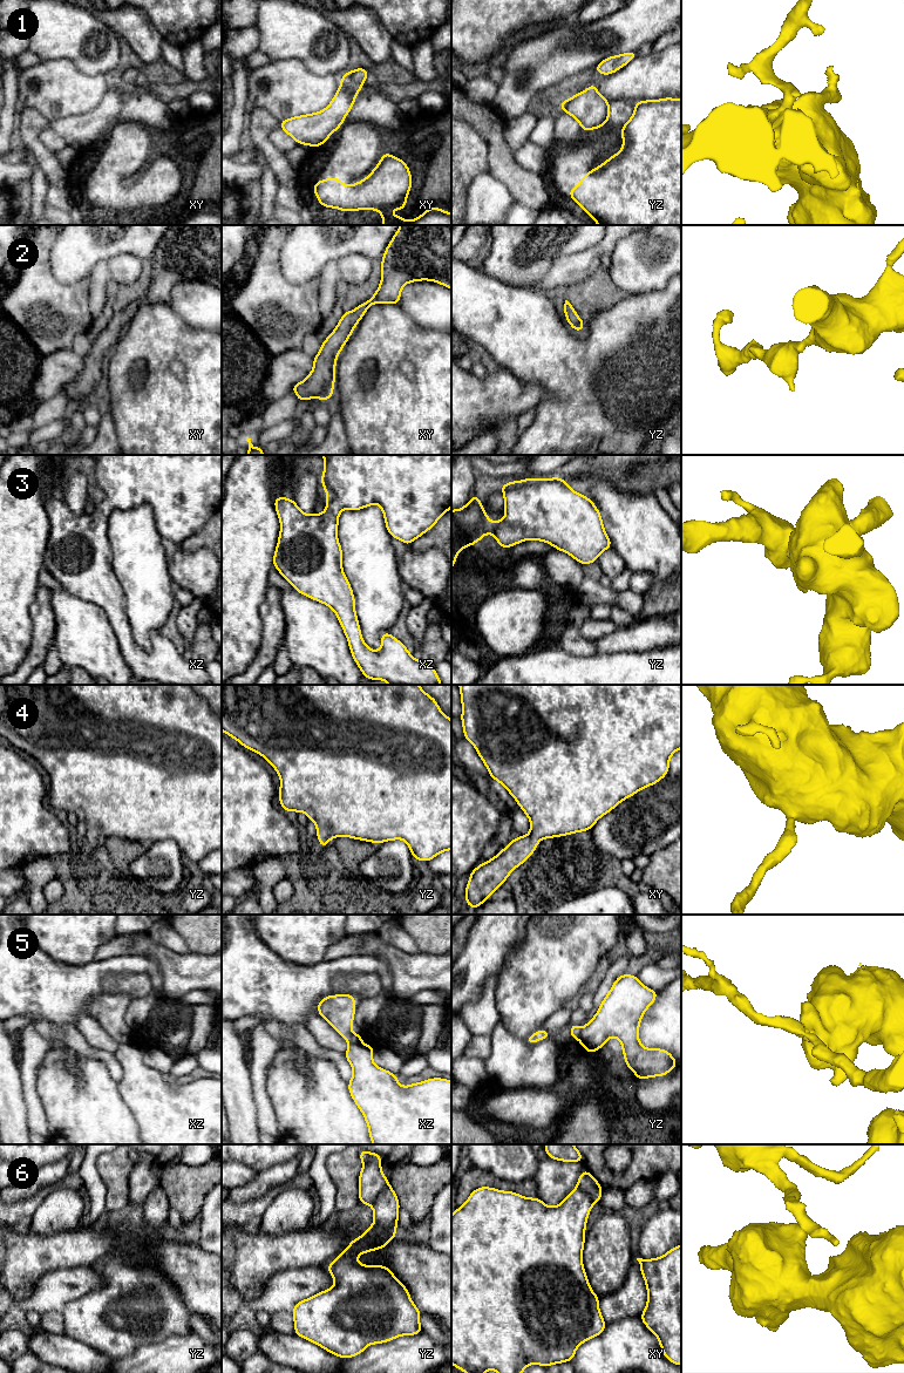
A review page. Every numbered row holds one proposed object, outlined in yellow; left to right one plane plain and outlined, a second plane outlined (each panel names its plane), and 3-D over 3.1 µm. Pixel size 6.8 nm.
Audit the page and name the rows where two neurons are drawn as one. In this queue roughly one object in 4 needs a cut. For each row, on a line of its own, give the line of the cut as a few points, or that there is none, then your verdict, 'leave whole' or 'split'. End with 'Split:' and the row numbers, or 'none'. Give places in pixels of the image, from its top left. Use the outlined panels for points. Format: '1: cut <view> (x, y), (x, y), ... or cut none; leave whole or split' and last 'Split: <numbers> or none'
1: cut none; leave whole
2: cut none; leave whole
3: cut none; leave whole
4: cut none; leave whole
5: cut xz (359, 1042), (349, 1045); split
6: cut yz (388, 1184), (372, 1205); split
Split: 5, 6

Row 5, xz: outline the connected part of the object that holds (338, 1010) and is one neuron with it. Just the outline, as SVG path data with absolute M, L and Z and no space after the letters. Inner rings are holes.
M334 994L324 997L317 1011L320 1017L346 1040L352 1044L360 1044L365 1034L354 1034L351 1027L354 1021L355 1013L355 995L354 994Z

